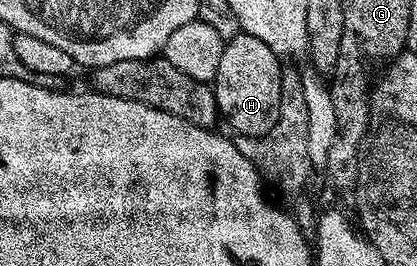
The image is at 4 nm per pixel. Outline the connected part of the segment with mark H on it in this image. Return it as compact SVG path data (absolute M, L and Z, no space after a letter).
M247 33L236 34L228 39L223 48L223 56L219 56L219 72L212 80L213 95L217 101L217 108L222 119L229 121L231 129L238 135L260 139L271 128L275 128L275 120L279 120L279 96L281 95L282 59L263 40L255 40L255 36Z

